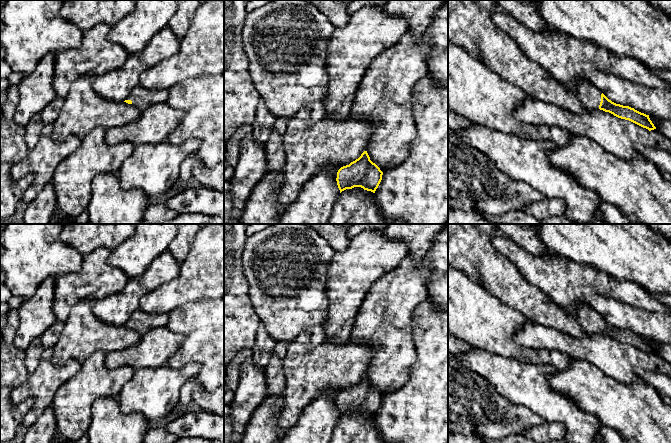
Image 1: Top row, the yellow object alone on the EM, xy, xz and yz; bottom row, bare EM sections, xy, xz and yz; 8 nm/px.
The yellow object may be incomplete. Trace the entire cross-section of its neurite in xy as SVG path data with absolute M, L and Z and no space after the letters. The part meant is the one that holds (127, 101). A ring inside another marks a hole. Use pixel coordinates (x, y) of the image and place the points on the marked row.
M138 85L130 92L124 102L132 104L143 112L154 104L167 102L168 96L168 89L152 91Z

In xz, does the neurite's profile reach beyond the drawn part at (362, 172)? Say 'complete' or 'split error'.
complete

